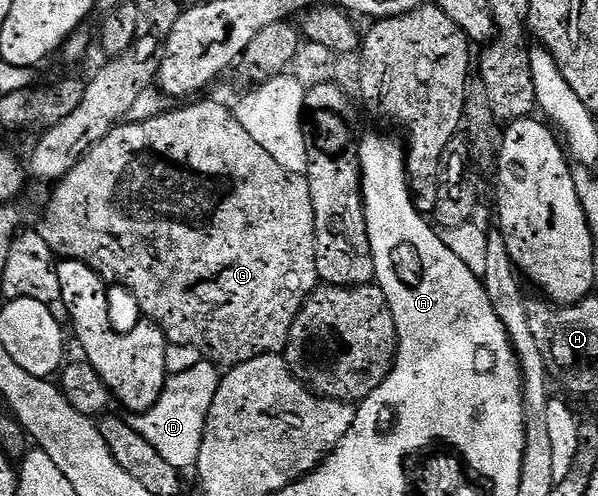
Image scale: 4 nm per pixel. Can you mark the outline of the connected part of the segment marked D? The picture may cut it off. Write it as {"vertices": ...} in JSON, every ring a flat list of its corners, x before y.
{"vertices":[[211,360,194,364,194,368,186,372,171,375,165,381,164,391,158,396,154,408,131,419,133,428,146,440,150,440,154,448,158,448,160,455,166,459,166,464,174,464,178,471,187,471,187,466,188,469,195,467,198,452,202,448,202,436,210,404,214,404,214,396,220,387,221,377,217,363]]}

